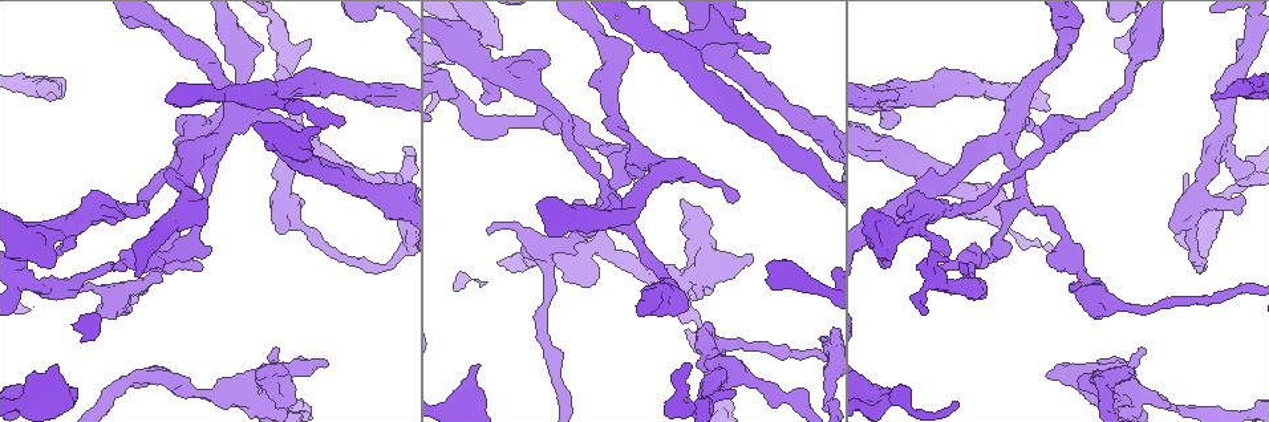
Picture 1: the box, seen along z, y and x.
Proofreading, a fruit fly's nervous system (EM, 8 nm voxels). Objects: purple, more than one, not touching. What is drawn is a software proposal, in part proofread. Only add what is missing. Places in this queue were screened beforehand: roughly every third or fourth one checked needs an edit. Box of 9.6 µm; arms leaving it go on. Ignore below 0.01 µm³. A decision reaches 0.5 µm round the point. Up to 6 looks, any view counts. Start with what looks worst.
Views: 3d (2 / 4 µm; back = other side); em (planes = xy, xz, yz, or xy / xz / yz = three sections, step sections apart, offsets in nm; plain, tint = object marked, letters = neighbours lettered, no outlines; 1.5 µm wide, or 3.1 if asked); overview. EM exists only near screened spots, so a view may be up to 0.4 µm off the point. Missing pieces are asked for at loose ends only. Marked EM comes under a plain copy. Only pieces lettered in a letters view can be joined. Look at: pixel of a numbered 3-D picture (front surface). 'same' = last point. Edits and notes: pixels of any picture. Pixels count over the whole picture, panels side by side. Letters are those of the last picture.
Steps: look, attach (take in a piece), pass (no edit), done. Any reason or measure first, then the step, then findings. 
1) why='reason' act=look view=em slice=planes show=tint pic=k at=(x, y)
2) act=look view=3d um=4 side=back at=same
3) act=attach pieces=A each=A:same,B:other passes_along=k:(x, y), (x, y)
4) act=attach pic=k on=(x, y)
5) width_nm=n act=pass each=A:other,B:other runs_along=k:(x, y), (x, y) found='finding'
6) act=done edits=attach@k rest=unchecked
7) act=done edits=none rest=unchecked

why='free end' act=look view=em slice=planes show=letters pic=1 at=(477, 367)

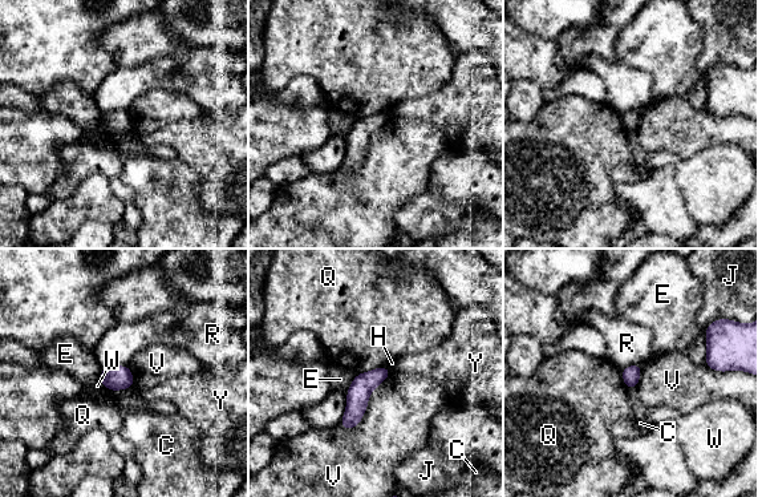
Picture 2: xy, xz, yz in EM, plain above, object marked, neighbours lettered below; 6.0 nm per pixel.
longest_contact=V:460nm act=pass each=C:other,E:other,H:other,J:other,Q:other,R:other,V:other,W:other,Y:other runs_along=2:(385, 370), (357, 395), (345, 424) found='none of them fits'

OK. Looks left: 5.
why='stops while still wide' act=look view=em slice=planes show=letters pic=1 at=(77, 394)

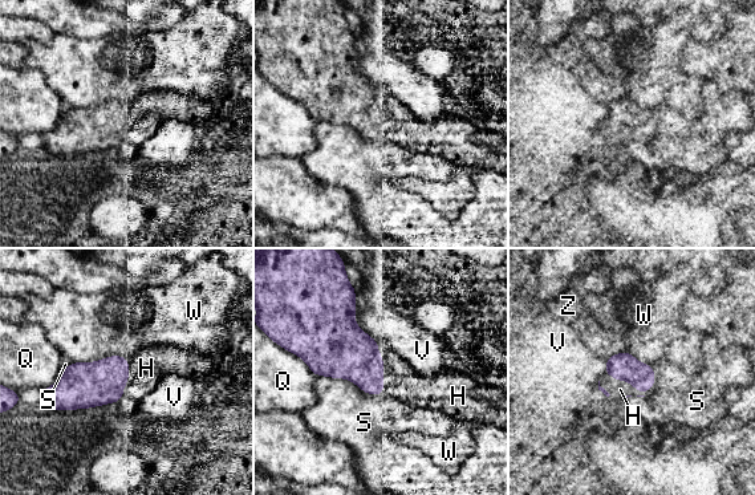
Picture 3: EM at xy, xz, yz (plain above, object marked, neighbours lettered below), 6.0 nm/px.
act=attach pieces=H each=H:same,Q:other,S:other,V:other,W:other,Z:other found='it goes on there'

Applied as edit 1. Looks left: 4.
why='an open end' act=look view=em slice=yz step=4 show=letters pic=1 at=(343, 125)

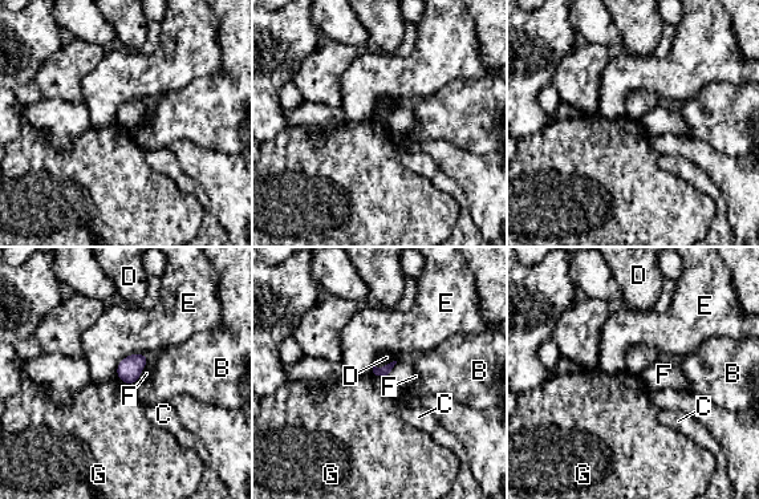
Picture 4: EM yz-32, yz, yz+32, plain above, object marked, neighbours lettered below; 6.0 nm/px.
act=look view=em slice=planes show=letters at=same

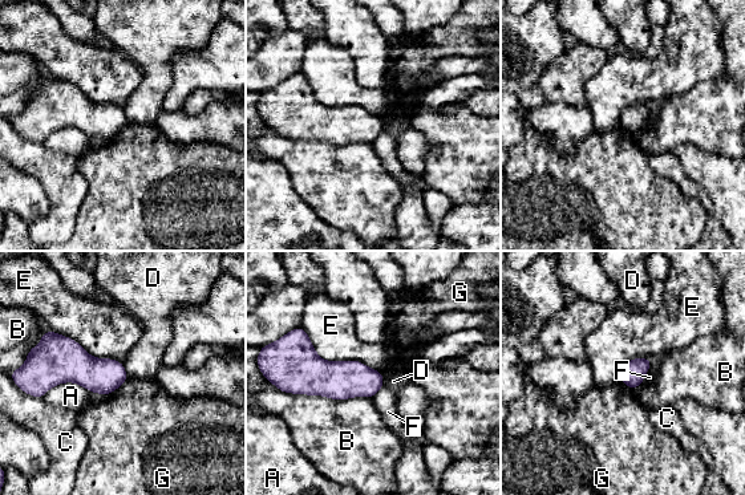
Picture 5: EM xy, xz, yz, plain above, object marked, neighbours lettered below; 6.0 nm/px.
longest_contact=E:550nm act=pass each=A:other,B:other,C:other,D:other,E:other,F:other,G:other found='no lettered piece goes on from it'

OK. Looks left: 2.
act=done edits=attach@3 rest=unchecked

